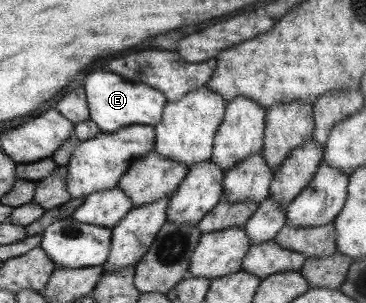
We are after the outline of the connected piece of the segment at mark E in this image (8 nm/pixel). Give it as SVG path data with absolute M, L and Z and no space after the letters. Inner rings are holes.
M94 71L84 81L85 98L89 118L104 133L112 133L132 124L157 124L161 120L162 109L167 99L157 89L142 82L131 82L119 74L109 71Z

